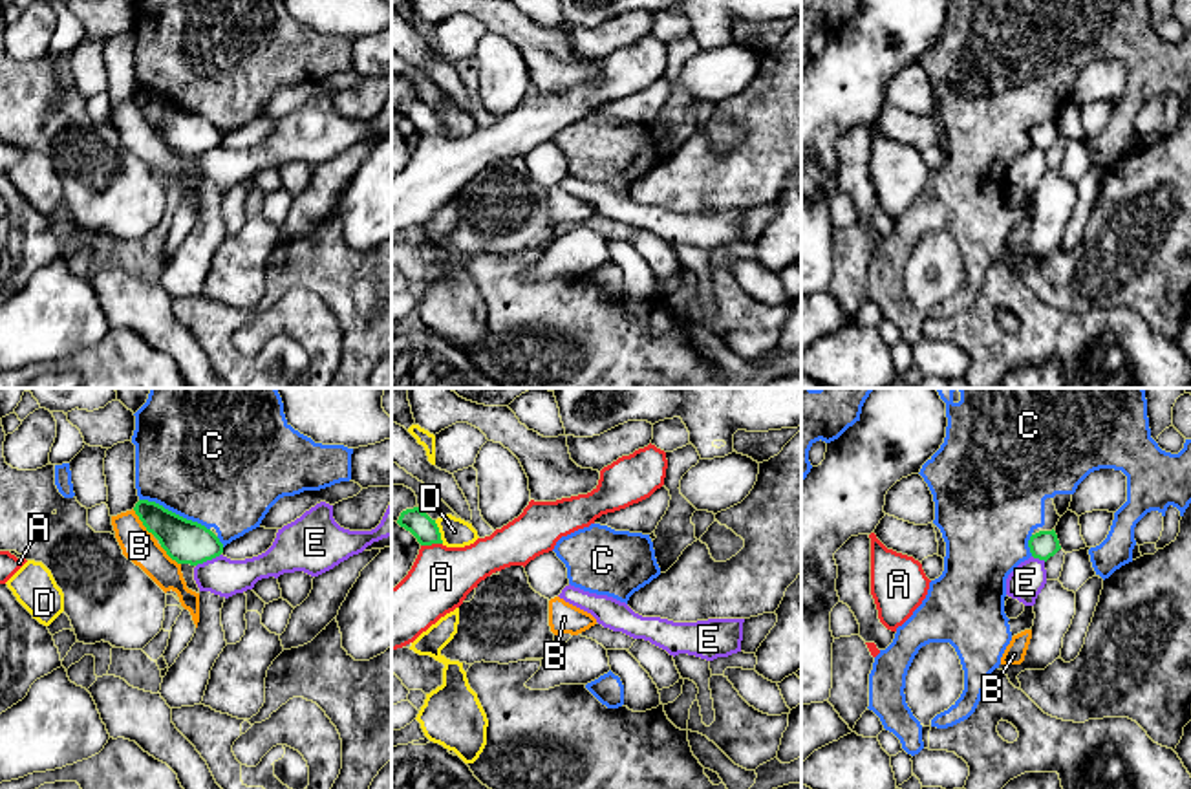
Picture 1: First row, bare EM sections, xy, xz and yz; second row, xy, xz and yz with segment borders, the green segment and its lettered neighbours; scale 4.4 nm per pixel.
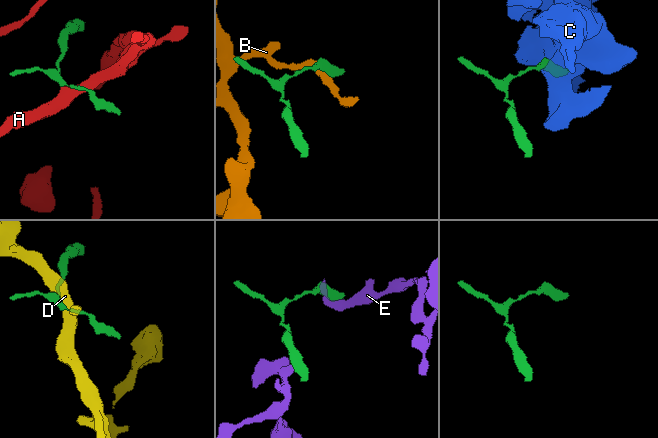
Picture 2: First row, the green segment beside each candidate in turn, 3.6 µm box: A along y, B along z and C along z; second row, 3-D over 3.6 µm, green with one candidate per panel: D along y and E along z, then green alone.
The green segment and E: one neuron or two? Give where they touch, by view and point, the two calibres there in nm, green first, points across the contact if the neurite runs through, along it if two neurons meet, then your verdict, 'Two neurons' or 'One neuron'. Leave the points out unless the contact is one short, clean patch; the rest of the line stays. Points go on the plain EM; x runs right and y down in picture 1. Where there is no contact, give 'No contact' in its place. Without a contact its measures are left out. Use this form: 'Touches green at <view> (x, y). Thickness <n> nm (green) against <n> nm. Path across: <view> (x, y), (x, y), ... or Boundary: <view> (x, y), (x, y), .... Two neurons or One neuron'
Touches green at xy (207, 149). Thickness 190 nm (green) against 170 nm. One neuron

